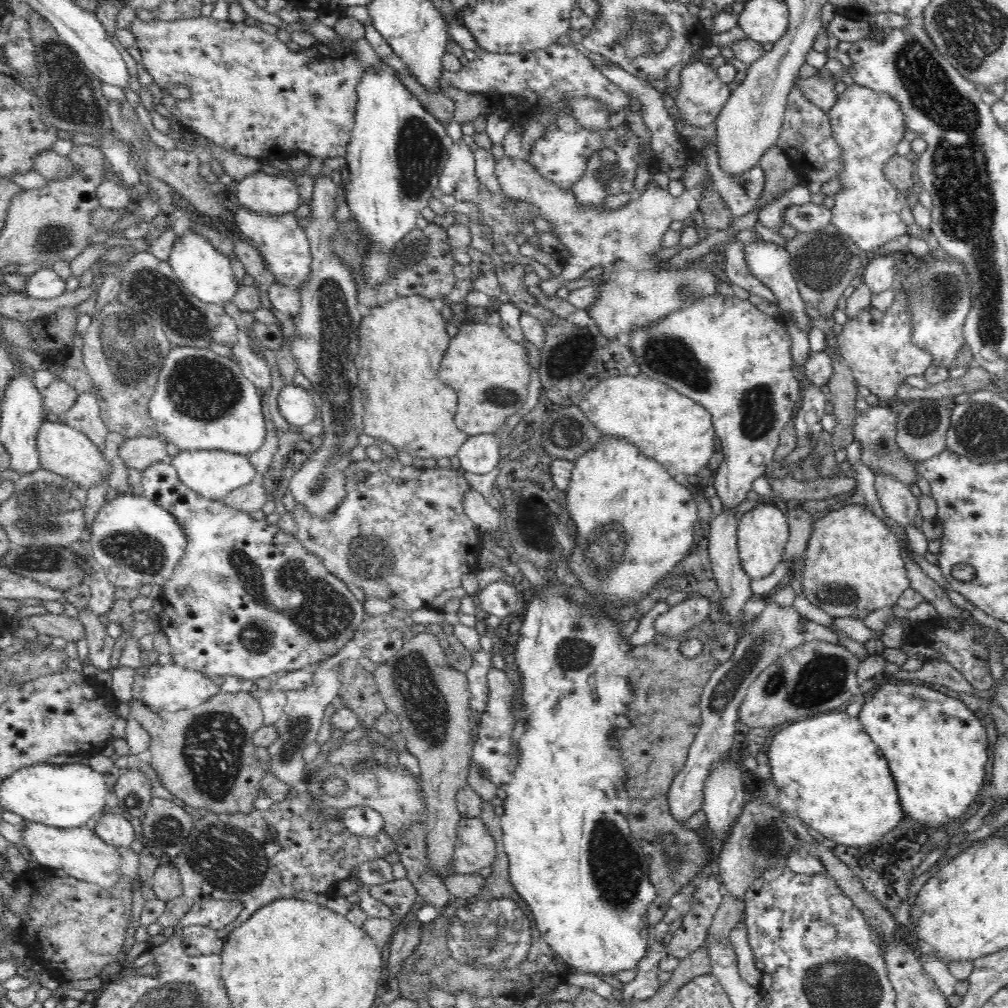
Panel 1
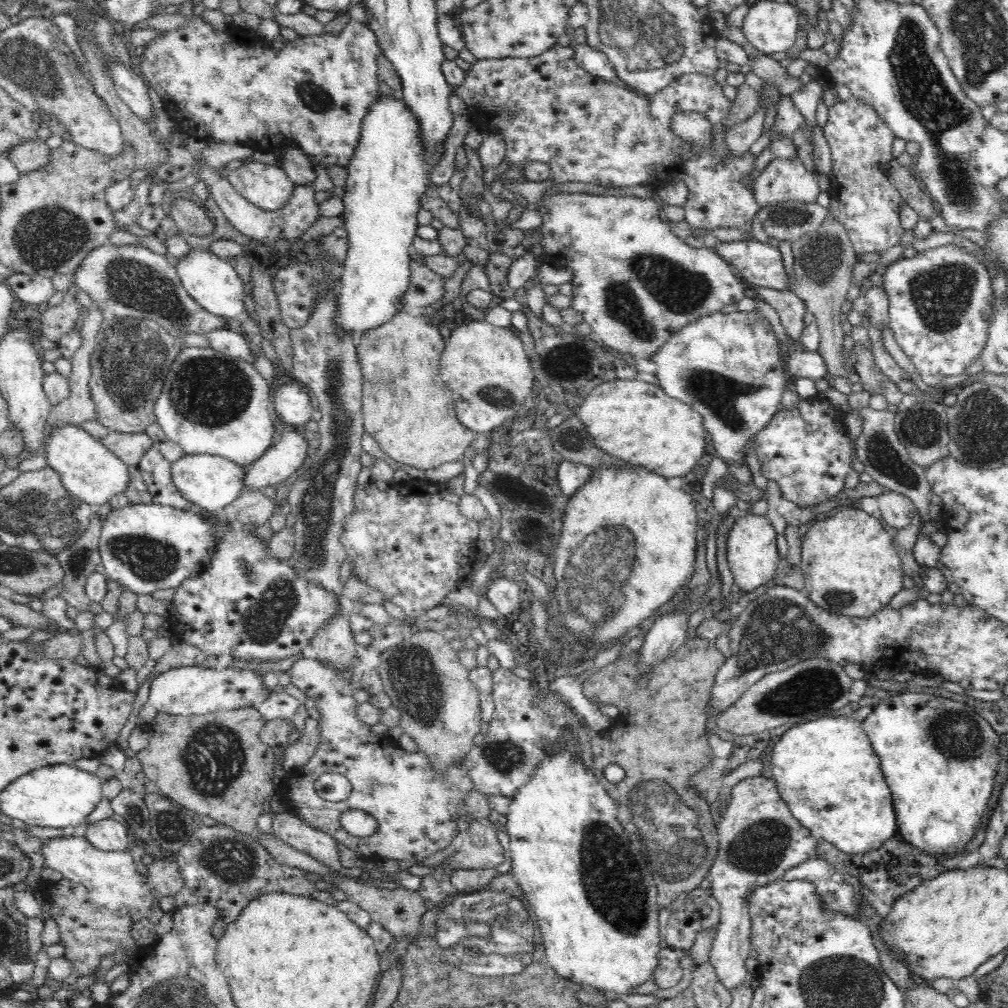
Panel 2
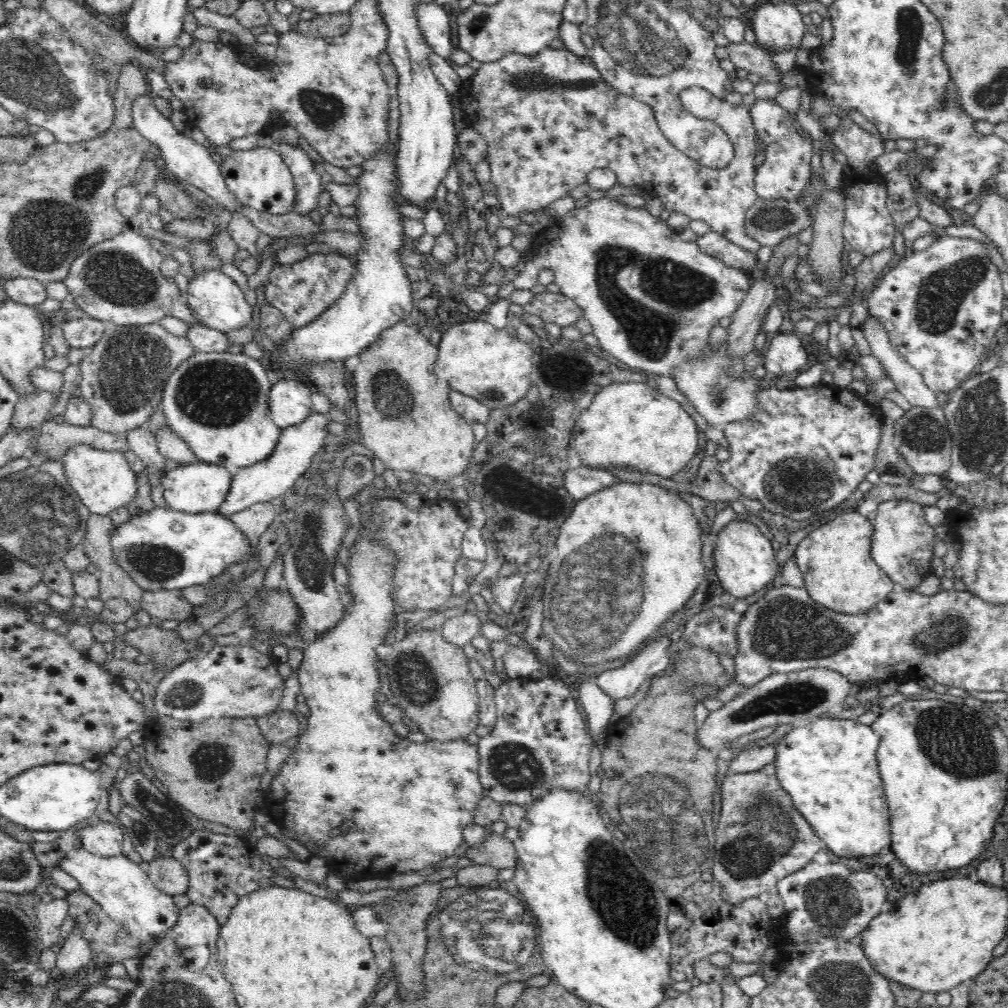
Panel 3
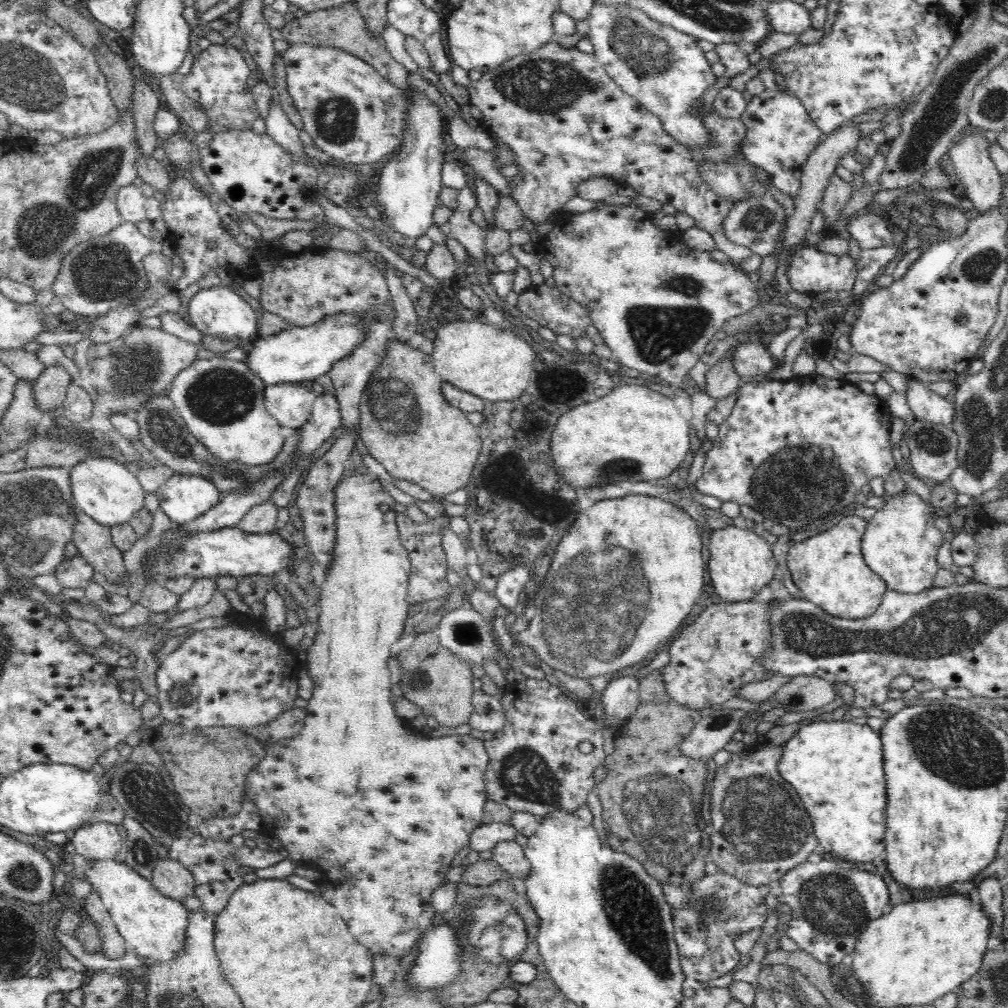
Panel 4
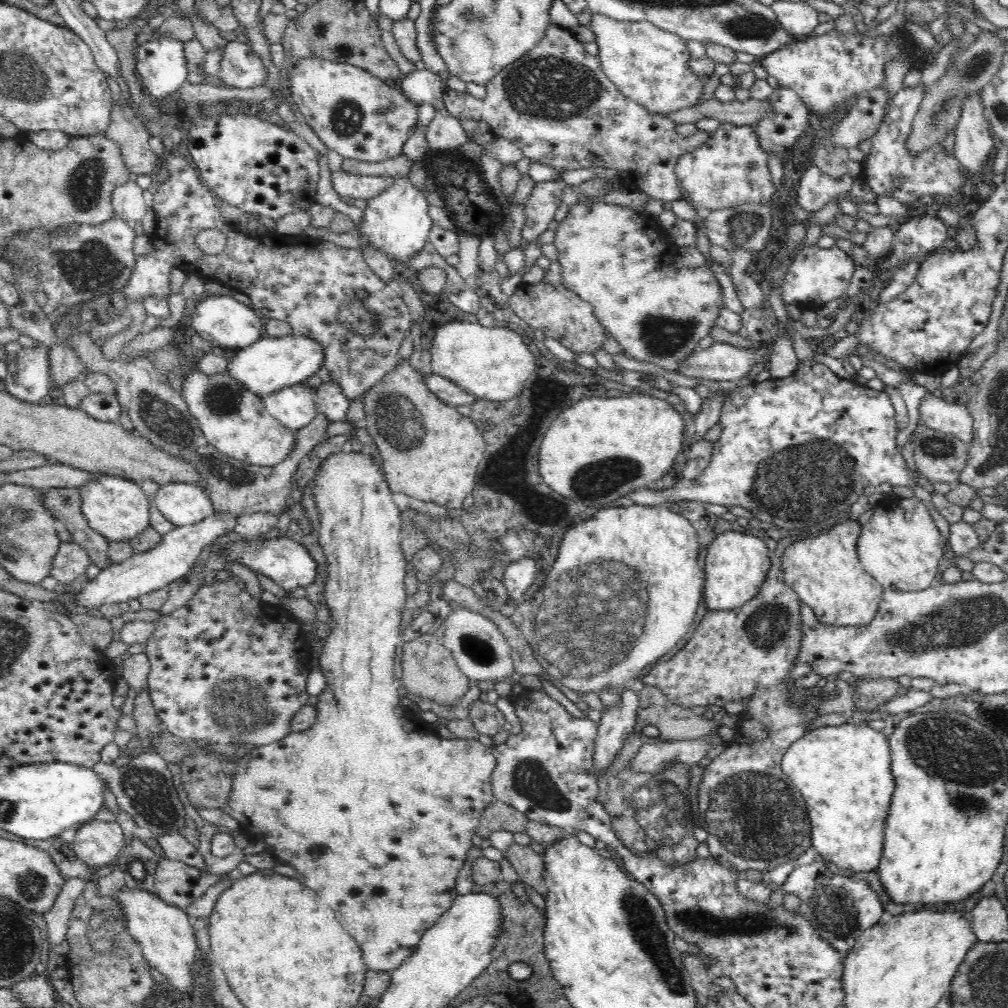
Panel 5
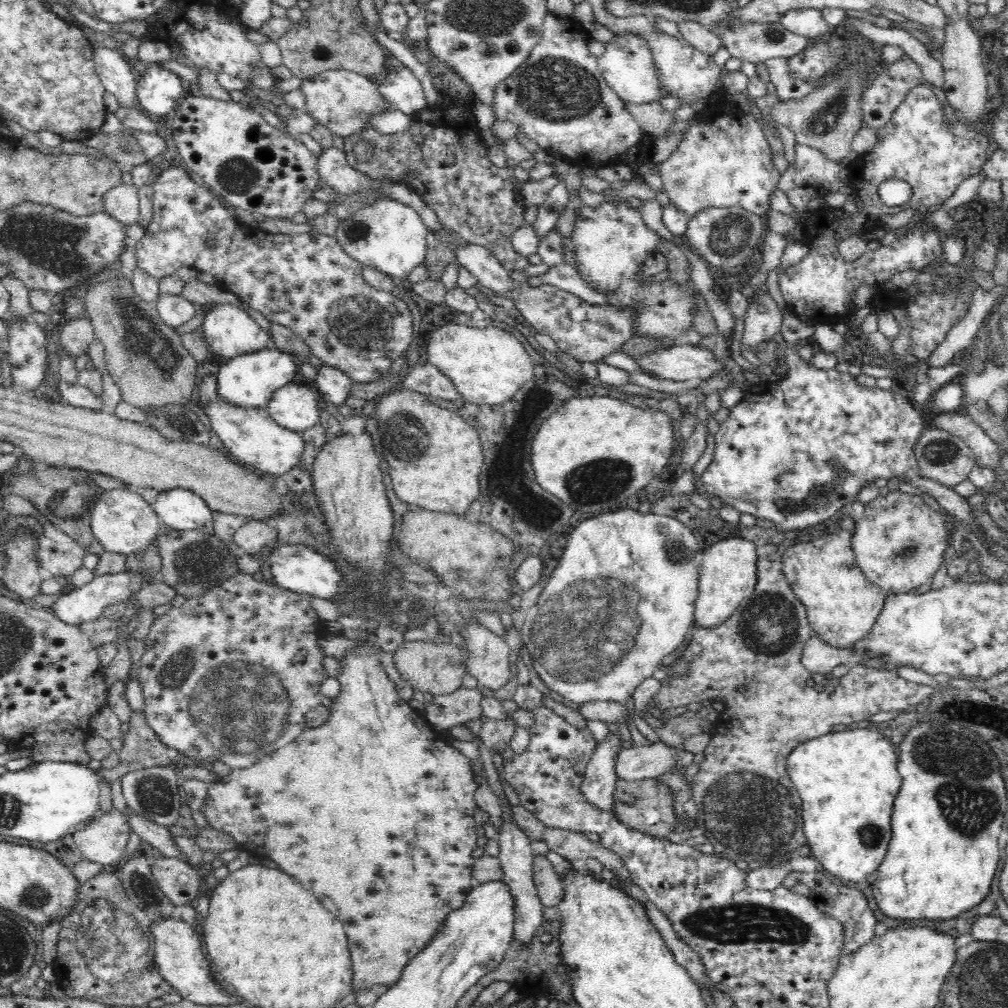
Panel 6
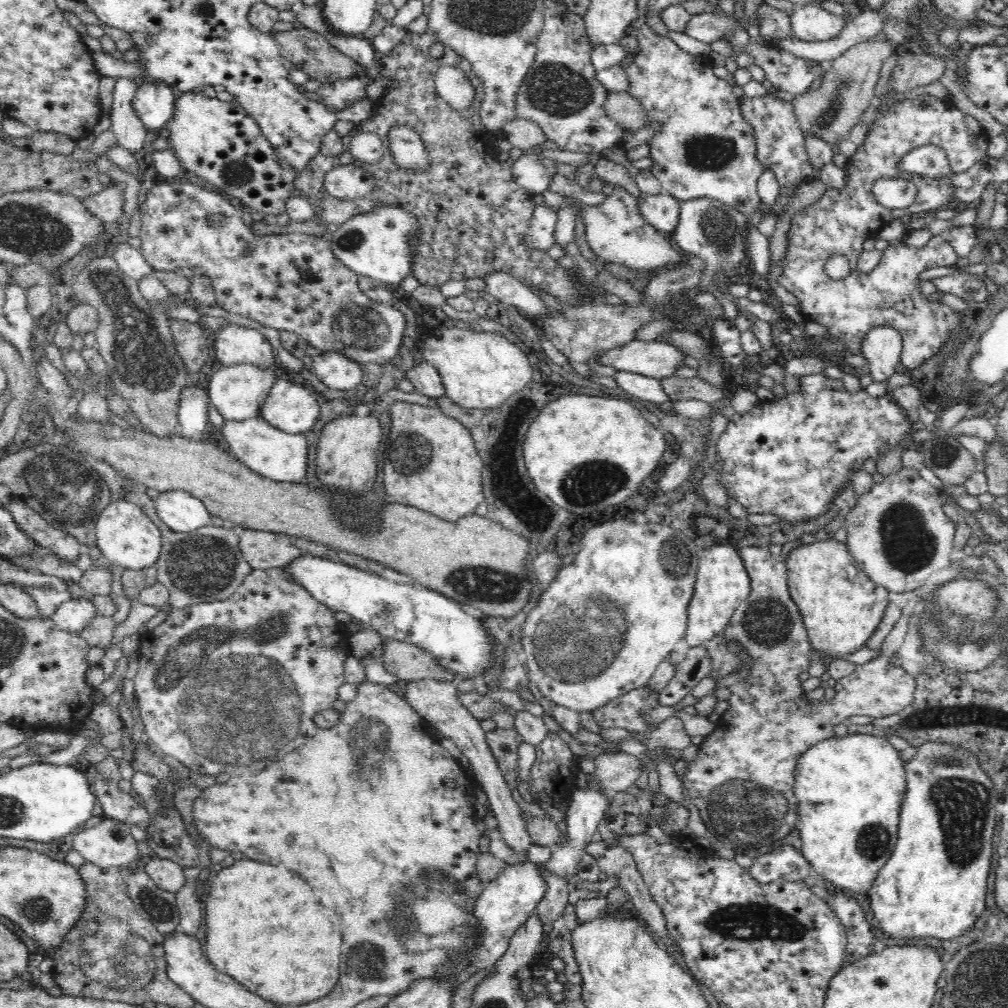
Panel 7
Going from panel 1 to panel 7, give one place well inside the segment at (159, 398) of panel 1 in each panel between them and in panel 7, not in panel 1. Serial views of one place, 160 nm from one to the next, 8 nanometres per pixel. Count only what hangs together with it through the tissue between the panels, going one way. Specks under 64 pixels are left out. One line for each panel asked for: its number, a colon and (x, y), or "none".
2: (211, 403)
3: (218, 402)
4: (222, 402)
5: (235, 421)
6: (250, 436)
7: (280, 456)

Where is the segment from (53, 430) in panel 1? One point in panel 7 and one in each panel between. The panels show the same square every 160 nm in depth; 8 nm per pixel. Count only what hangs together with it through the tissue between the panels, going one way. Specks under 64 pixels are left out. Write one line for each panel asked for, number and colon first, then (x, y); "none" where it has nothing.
2: (89, 471)
3: (102, 479)
4: (106, 490)
5: (116, 508)
6: (124, 523)
7: (127, 537)

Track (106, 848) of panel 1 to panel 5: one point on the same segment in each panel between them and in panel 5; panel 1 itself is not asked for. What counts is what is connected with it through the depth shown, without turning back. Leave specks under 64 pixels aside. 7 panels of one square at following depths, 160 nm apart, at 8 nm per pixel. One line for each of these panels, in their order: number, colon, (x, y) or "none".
2: (112, 878)
3: (125, 892)
4: (153, 925)
5: (165, 934)

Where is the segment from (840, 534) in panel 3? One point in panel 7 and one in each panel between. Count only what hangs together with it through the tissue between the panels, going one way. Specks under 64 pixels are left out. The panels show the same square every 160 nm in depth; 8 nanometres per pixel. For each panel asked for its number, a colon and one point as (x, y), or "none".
4: (828, 568)
5: (825, 571)
6: (842, 605)
7: (840, 606)

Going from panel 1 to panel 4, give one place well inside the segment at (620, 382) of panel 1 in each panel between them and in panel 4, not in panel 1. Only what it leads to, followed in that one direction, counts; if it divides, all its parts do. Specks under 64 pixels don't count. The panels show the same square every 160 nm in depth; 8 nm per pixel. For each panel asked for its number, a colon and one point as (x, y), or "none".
2: (634, 420)
3: (630, 426)
4: (635, 434)

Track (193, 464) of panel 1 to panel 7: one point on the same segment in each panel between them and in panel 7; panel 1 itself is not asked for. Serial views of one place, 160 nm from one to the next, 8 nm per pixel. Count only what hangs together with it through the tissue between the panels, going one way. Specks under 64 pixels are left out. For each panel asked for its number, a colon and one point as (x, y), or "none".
2: (211, 482)
3: (197, 488)
4: (183, 497)
5: (183, 503)
6: (181, 509)
7: (179, 511)

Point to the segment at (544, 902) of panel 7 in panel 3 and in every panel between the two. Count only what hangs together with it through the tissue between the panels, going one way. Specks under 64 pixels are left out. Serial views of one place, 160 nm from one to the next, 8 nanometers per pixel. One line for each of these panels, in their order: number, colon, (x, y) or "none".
3: (498, 852)
4: (509, 854)
5: (529, 866)
6: (549, 887)

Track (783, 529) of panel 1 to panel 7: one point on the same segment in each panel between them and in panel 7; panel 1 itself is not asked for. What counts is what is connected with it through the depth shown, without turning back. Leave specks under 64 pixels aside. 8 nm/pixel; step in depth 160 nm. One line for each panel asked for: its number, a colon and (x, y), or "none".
2: (752, 555)
3: (744, 559)
4: (741, 563)
5: (736, 564)
6: (728, 569)
7: (723, 583)

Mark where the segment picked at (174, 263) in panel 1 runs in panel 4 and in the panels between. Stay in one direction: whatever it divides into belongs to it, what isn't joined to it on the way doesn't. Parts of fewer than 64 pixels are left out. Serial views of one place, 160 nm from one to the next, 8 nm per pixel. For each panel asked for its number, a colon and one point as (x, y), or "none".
2: (210, 281)
3: (218, 302)
4: (219, 311)

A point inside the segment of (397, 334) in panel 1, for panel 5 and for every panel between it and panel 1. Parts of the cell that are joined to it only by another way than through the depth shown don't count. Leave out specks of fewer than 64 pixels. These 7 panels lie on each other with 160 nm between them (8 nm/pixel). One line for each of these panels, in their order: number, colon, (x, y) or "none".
2: (415, 423)
3: (406, 418)
4: (407, 425)
5: (430, 452)

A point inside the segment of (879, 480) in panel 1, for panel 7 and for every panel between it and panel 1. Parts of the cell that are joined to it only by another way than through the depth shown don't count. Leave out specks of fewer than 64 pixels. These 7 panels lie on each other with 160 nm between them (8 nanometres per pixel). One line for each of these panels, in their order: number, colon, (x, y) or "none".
2: (897, 509)
3: (902, 545)
4: (900, 543)
5: (900, 546)
6: (899, 543)
7: (898, 534)

